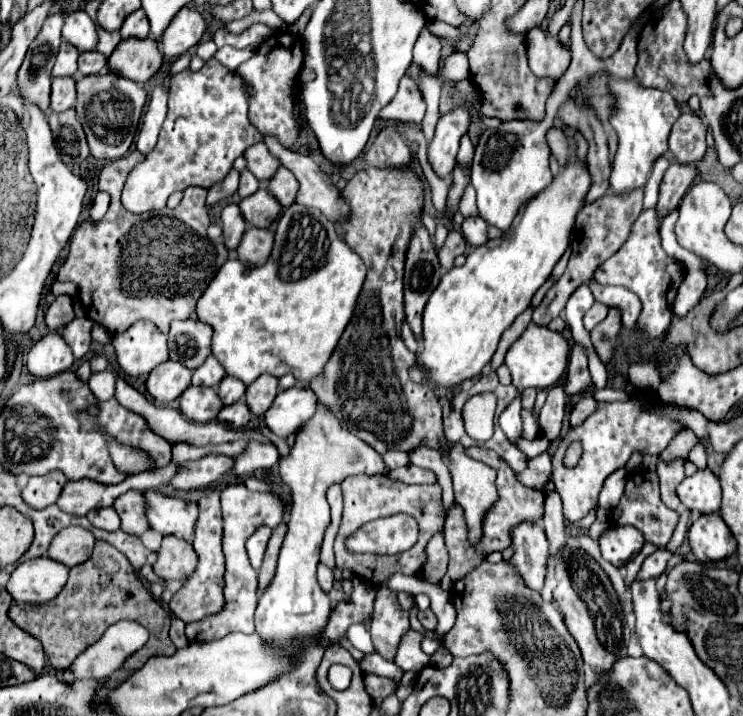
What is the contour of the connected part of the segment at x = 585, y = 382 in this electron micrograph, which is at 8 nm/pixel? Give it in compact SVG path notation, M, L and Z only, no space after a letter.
M574 345L570 351L570 365L568 365L568 381L566 381L566 393L576 395L578 391L592 385L590 373L588 373L588 359L584 355L582 345Z

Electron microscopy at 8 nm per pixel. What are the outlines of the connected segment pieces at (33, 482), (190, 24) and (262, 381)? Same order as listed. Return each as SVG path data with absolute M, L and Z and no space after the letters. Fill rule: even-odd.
M52 471L42 477L30 477L28 485L22 489L22 499L34 509L44 509L56 503L66 481L68 479L60 471Z
M182 7L182 11L176 13L176 19L172 19L172 25L168 25L168 31L164 31L164 37L160 39L162 53L166 57L180 57L198 45L204 29L206 21L200 11L194 7Z
M260 375L246 387L246 403L254 415L264 415L278 393L278 379L272 375Z

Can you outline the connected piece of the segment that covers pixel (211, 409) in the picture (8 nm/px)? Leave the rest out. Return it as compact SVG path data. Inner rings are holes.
M188 387L180 395L180 411L194 423L210 423L224 405L212 387Z

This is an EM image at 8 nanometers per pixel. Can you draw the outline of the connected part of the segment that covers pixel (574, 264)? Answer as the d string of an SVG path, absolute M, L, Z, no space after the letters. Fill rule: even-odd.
M644 189L630 191L628 195L612 195L612 191L608 191L608 195L604 195L602 199L582 207L582 211L576 217L576 227L574 227L574 235L572 235L572 253L570 253L568 267L566 267L564 275L548 289L542 303L534 309L532 319L536 325L548 325L554 317L558 317L562 313L566 301L570 299L570 295L582 283L588 283L592 279L592 273L596 271L596 267L602 261L606 261L608 257L612 257L624 245L634 221L642 213L642 199L644 199Z

